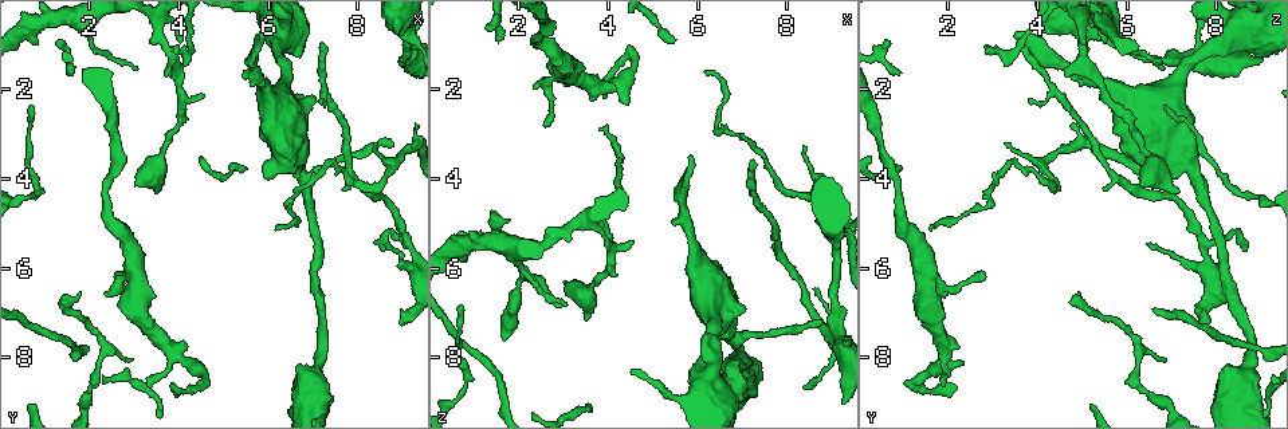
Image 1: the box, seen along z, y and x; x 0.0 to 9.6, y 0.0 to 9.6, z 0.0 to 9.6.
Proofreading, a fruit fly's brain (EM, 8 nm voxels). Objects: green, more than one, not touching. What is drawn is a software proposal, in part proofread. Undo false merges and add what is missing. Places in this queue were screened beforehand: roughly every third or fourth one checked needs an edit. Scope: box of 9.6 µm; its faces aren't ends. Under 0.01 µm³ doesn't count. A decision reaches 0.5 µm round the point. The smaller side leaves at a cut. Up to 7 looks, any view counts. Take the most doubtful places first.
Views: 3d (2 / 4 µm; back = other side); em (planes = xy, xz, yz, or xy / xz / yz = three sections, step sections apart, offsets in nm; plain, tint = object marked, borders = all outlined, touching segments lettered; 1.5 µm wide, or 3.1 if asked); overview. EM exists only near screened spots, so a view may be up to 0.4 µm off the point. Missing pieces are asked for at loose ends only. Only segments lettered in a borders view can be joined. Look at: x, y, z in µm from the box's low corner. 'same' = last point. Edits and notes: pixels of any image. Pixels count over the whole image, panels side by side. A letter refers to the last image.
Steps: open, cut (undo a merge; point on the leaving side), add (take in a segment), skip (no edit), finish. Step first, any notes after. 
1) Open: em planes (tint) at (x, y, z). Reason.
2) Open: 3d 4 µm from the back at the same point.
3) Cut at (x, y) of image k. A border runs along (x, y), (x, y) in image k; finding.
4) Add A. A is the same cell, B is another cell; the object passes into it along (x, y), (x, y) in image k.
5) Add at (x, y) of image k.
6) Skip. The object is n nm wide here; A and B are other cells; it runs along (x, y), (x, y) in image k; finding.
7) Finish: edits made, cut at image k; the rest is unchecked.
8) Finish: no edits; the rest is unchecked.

Open: em xz step 8 (borders) at (3.30, 8.70, 1.90). Thin end.

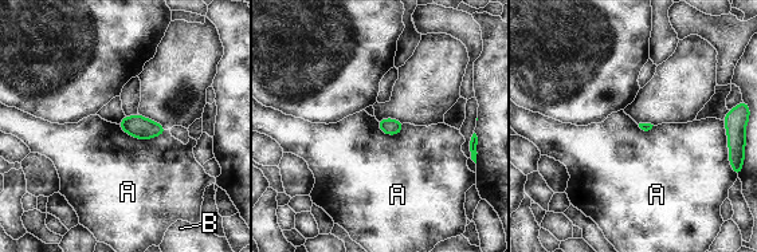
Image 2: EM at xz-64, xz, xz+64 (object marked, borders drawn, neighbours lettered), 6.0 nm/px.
Open: em planes (borders) at the same point. Cut it another way.

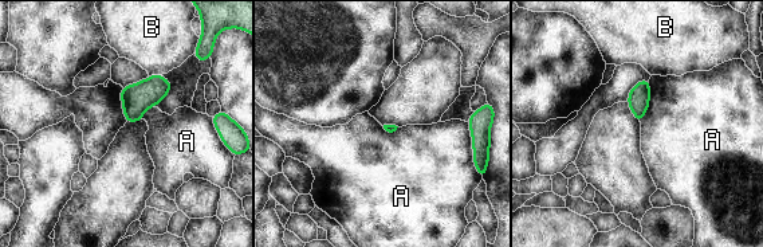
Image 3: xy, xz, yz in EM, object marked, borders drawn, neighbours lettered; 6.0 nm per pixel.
Skip. A and B are other cells; a border runs along (649, 81), (649, 106), (640, 122) in image 3; no lettered segment goes on from it.

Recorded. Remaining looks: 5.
Open: em planes (borders) at (7.20, 2.25, 3.85). Branch stops here.

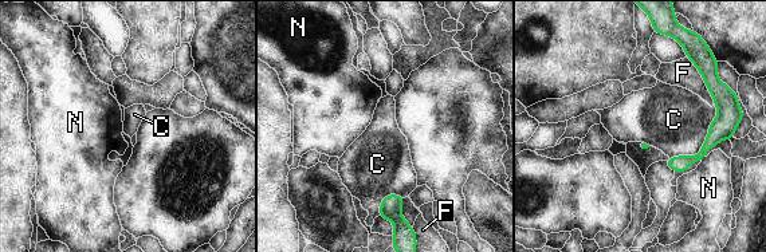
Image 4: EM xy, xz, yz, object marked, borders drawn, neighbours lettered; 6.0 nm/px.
Skip. C, F and N are other cells; a border runs along (714, 99), (702, 148), (670, 158) in image 4; none of them fits.

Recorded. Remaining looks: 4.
Open: em yz step 4 (borders) at (6.90, 3.95, 7.55). A fork.

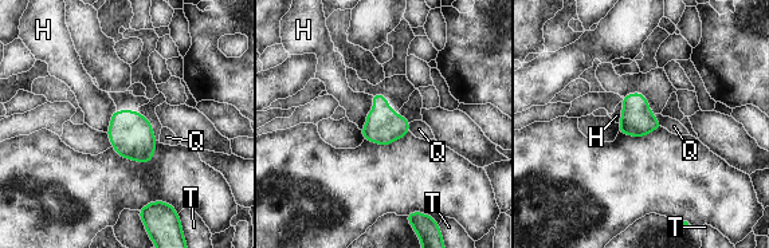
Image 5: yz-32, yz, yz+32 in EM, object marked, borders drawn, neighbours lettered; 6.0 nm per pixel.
Skip. The object is 190 nm wide here; H, Q and T are other cells; a border runs along (372, 95), (373, 107), (361, 130) in image 5; continuous, no second cell.

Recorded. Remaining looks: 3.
Finish: no edits; the rest is unchecked.

